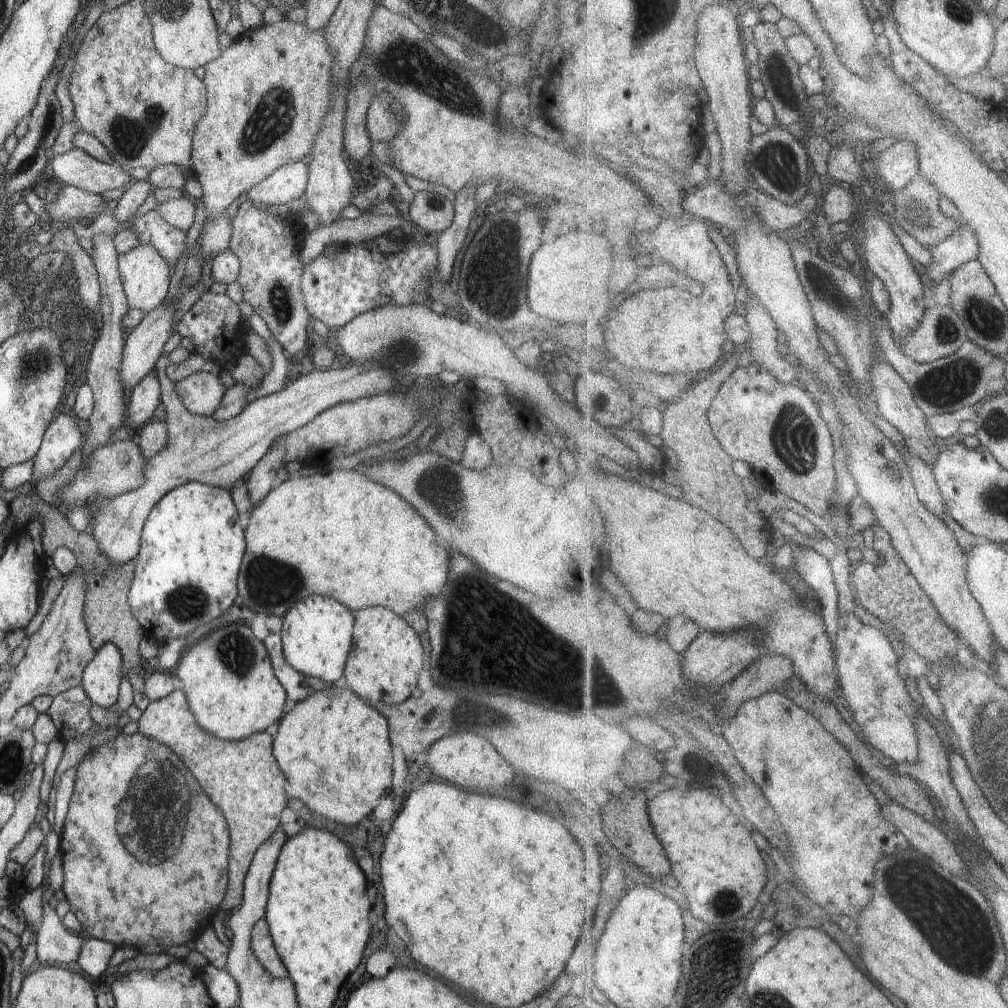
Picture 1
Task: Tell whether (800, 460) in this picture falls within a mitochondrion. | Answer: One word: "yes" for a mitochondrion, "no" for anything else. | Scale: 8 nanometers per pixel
yes

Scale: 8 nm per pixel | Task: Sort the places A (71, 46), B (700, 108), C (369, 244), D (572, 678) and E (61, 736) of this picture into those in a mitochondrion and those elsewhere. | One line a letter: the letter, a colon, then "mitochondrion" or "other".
A: other
B: other
C: other
D: mitochondrion
E: other

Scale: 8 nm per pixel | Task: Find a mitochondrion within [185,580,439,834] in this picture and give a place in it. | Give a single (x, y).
(235, 651)

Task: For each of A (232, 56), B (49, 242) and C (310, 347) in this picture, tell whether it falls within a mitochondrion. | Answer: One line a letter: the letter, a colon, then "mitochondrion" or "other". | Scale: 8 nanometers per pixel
A: other
B: other
C: other

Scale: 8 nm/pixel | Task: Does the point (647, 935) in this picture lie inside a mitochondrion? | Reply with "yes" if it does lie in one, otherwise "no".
no

